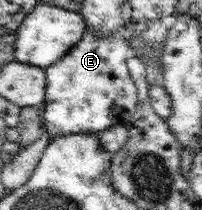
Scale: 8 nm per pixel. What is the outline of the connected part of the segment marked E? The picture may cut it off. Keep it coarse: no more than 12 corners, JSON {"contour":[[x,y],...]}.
{"contour":[[124,33],[82,40],[45,68],[50,139],[131,119]]}

